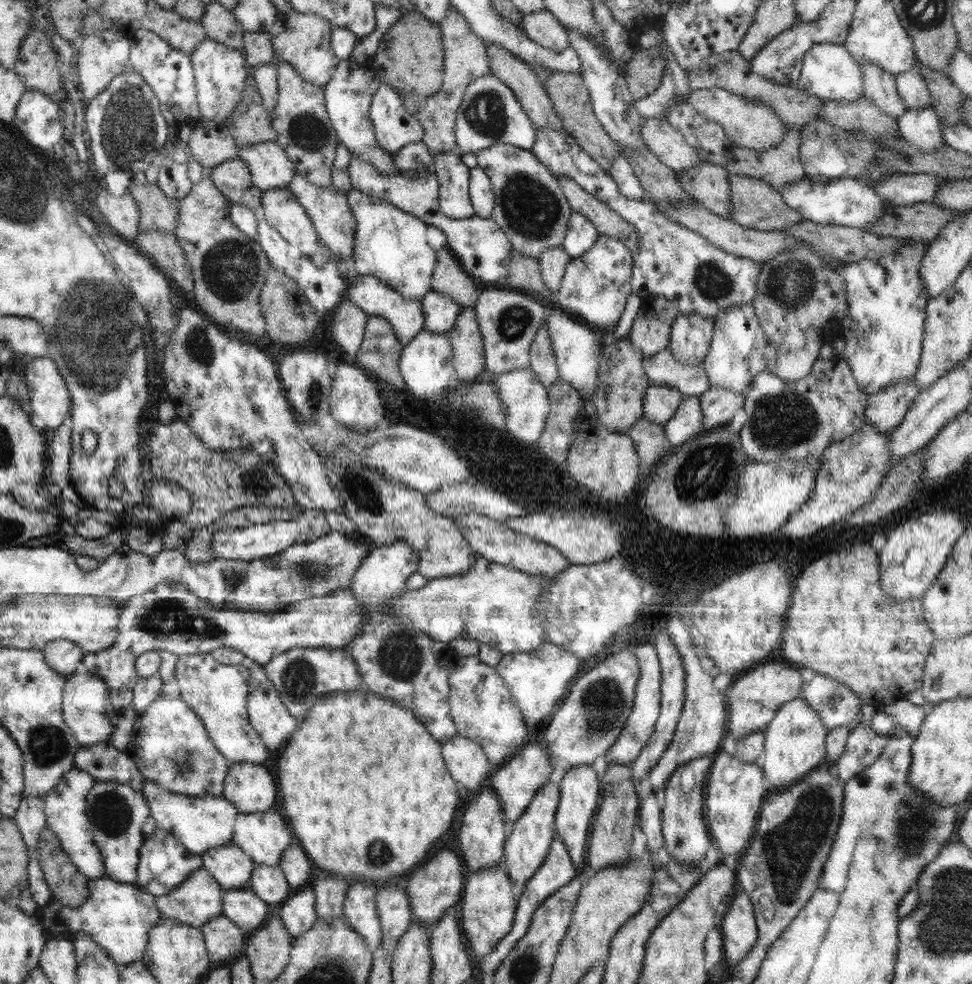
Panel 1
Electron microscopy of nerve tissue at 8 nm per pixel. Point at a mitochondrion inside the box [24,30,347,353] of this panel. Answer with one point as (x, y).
(128, 129)

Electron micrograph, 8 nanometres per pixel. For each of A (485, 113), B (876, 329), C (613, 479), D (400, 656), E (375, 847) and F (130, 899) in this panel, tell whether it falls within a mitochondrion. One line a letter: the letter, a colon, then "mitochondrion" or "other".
A: mitochondrion
B: other
C: other
D: mitochondrion
E: mitochondrion
F: other

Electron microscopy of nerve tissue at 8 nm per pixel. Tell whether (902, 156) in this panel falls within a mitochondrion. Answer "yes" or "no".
yes

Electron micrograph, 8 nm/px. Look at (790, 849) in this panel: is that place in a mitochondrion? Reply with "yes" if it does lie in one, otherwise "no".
yes

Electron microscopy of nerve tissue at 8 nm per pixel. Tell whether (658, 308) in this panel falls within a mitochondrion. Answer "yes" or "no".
no

